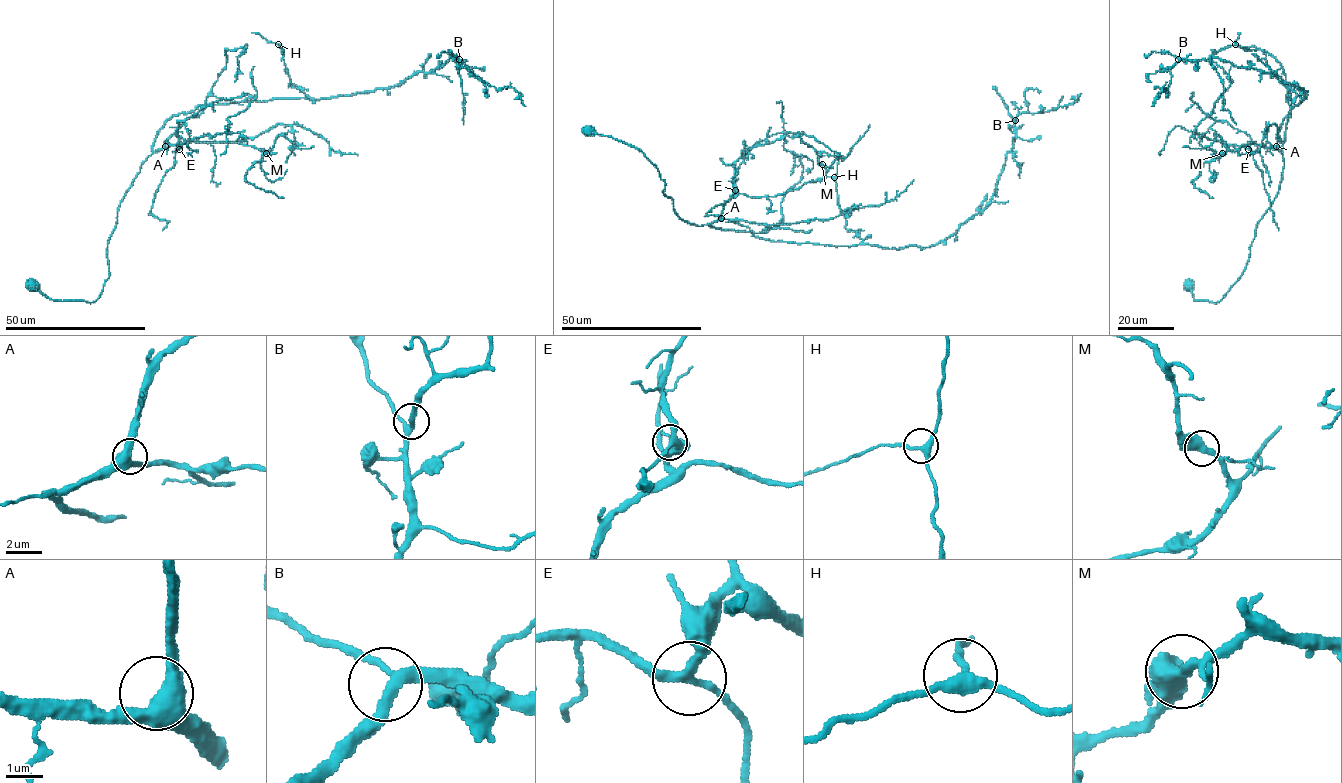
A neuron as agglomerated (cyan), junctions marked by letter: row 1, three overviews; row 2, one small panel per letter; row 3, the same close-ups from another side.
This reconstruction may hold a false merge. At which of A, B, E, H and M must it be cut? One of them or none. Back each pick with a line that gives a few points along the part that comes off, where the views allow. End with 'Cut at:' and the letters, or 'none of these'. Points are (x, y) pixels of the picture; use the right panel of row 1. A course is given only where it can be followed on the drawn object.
Cut at: none of these

